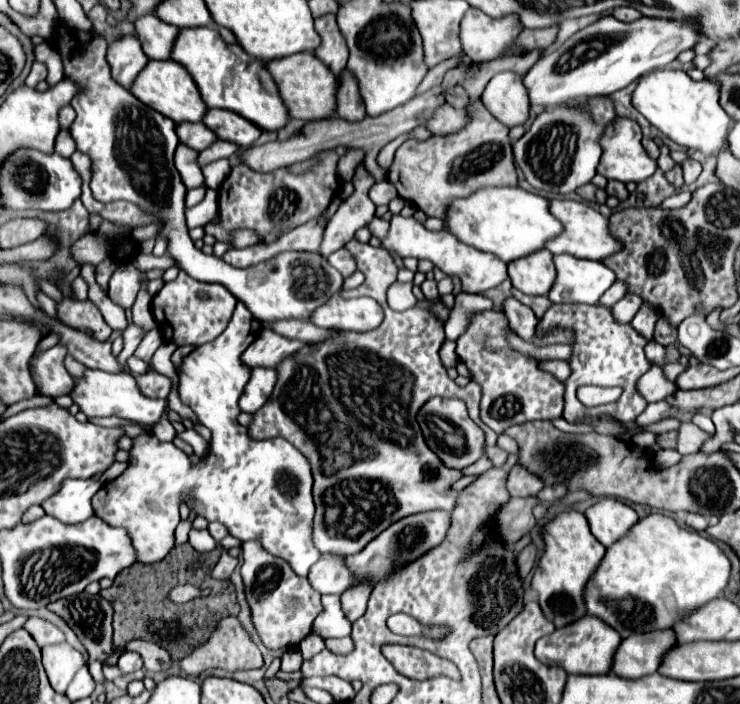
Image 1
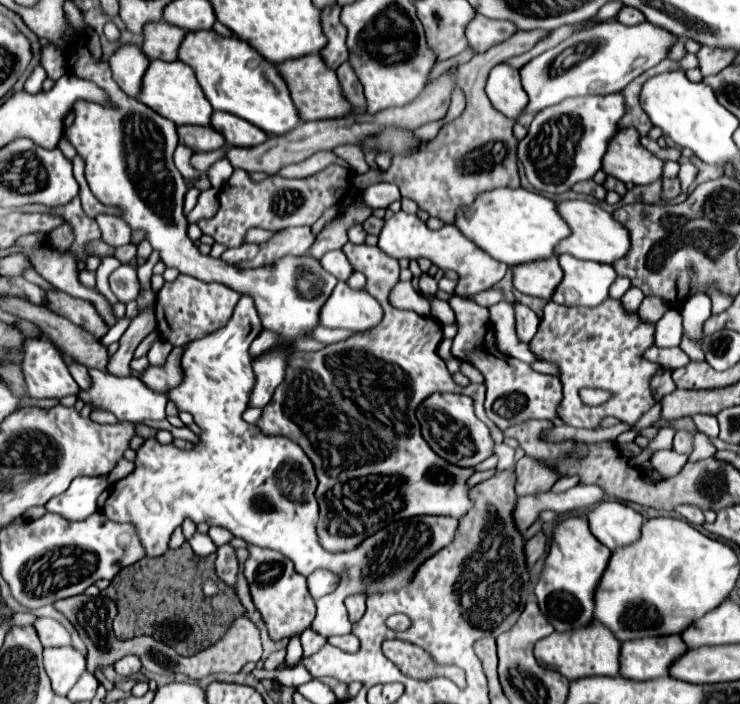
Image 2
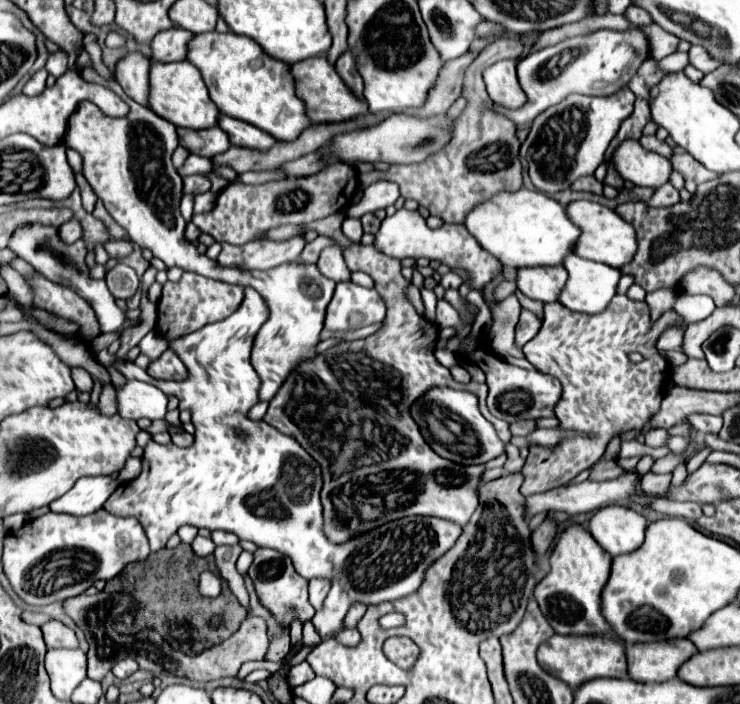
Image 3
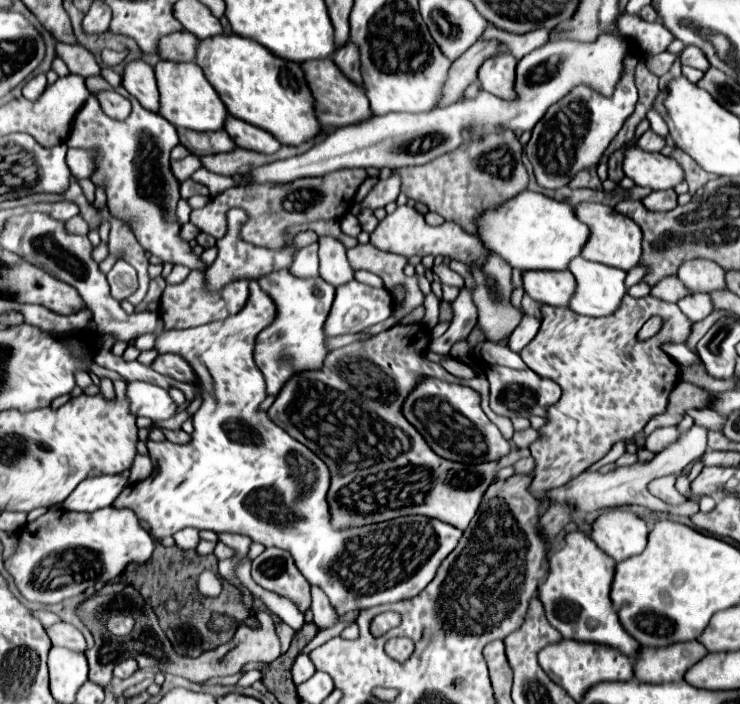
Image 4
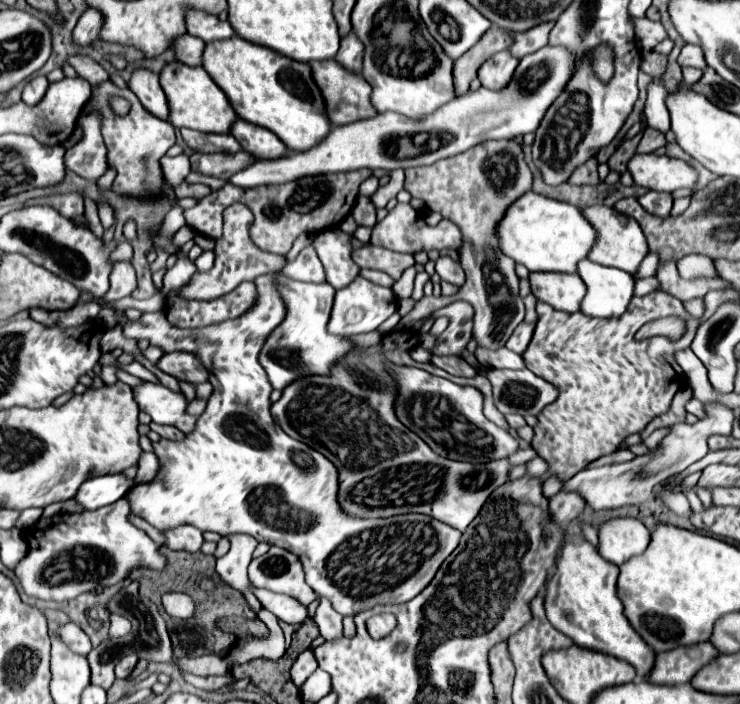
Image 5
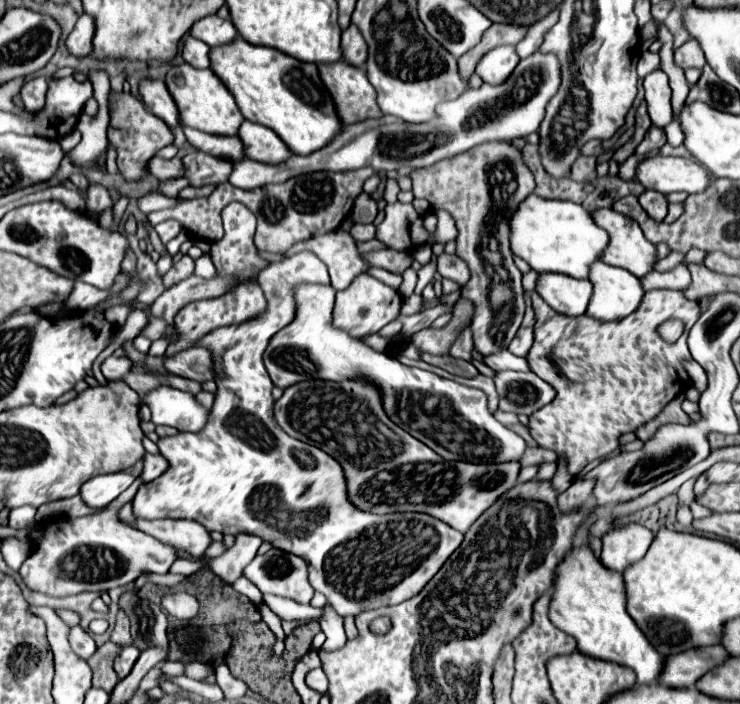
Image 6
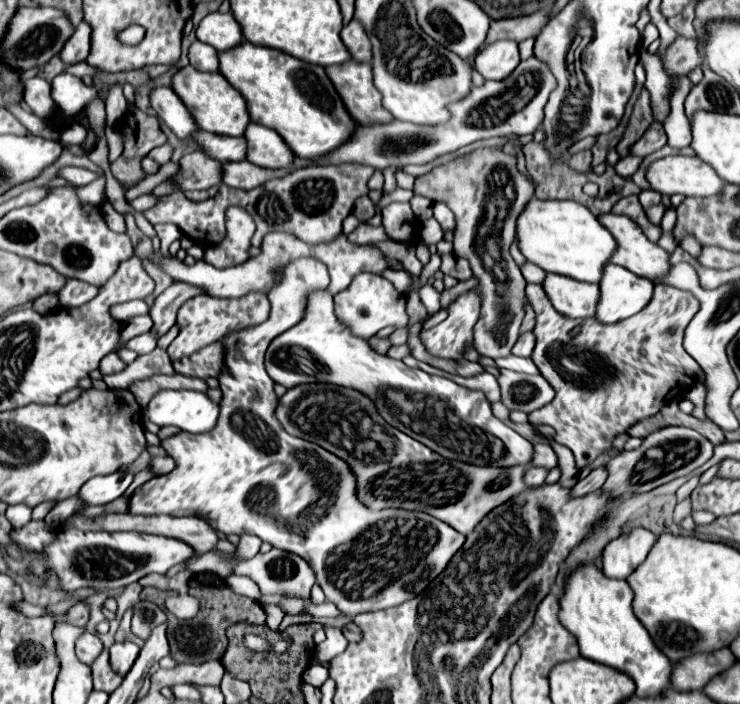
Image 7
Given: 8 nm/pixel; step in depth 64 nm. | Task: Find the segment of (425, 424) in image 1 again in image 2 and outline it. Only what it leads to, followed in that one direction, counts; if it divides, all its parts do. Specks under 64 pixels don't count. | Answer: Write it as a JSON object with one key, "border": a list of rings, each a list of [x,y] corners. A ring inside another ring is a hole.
{"border":[[[436,392],[416,408],[416,418],[422,426],[422,436],[428,446],[450,464],[468,468],[494,454],[494,440],[490,436],[490,430],[482,420],[476,418],[474,400],[464,394]]]}

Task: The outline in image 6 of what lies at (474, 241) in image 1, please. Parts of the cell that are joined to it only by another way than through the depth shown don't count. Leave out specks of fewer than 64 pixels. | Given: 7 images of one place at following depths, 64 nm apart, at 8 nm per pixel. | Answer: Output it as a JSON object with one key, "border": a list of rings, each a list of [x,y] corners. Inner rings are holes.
{"border":[[[536,194],[520,204],[512,216],[512,252],[524,258],[536,272],[558,272],[572,278],[588,280],[590,266],[600,260],[608,246],[608,234],[594,222],[592,214],[568,200],[546,200]]]}

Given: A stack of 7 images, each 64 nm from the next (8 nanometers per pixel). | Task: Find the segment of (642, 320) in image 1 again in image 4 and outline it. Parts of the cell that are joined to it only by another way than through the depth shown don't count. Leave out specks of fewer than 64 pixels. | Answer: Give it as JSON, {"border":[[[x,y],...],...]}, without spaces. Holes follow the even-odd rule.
{"border":[[[672,274],[672,276],[660,280],[660,282],[652,288],[650,294],[656,296],[656,298],[662,298],[662,300],[668,300],[668,302],[678,302],[678,300],[690,296],[692,292],[680,282],[680,278],[678,278],[676,274]]]}

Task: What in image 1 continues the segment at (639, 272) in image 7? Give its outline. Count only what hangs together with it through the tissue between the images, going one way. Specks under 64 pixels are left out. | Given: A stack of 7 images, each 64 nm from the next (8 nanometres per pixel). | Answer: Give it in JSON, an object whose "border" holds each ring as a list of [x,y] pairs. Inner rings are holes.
{"border":[[[550,200],[550,204],[552,214],[564,224],[564,232],[558,236],[558,240],[552,240],[552,244],[548,244],[548,250],[552,254],[570,254],[586,260],[604,260],[624,248],[624,244],[612,234],[608,218],[596,208],[576,200]]]}

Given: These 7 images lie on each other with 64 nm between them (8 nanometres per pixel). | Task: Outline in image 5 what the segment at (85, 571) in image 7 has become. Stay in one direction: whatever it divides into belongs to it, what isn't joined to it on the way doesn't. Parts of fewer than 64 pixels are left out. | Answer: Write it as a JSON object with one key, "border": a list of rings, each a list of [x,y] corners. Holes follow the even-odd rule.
{"border":[[[125,496],[120,498],[120,500],[116,500],[116,504],[110,504],[110,506],[104,506],[104,508],[100,508],[100,510],[92,510],[92,512],[82,512],[82,514],[56,514],[56,516],[52,516],[52,518],[40,518],[32,528],[28,528],[26,532],[24,532],[24,536],[26,536],[26,540],[28,540],[28,554],[20,560],[20,564],[16,566],[16,576],[20,578],[20,584],[22,584],[22,588],[24,588],[24,592],[28,594],[28,596],[34,596],[34,598],[42,598],[42,600],[54,600],[54,602],[62,602],[62,600],[70,600],[70,598],[76,598],[78,594],[82,594],[82,592],[92,592],[92,590],[98,590],[98,588],[104,588],[104,586],[114,586],[114,584],[118,584],[118,582],[122,582],[122,580],[126,580],[126,578],[130,578],[130,572],[132,570],[136,570],[136,568],[150,568],[150,570],[158,570],[158,572],[162,572],[164,568],[166,568],[166,564],[168,564],[168,558],[164,556],[164,554],[160,554],[160,546],[146,534],[146,532],[142,532],[142,530],[138,530],[138,528],[134,528],[130,522],[128,522],[128,516],[131,513],[130,505]]]}

